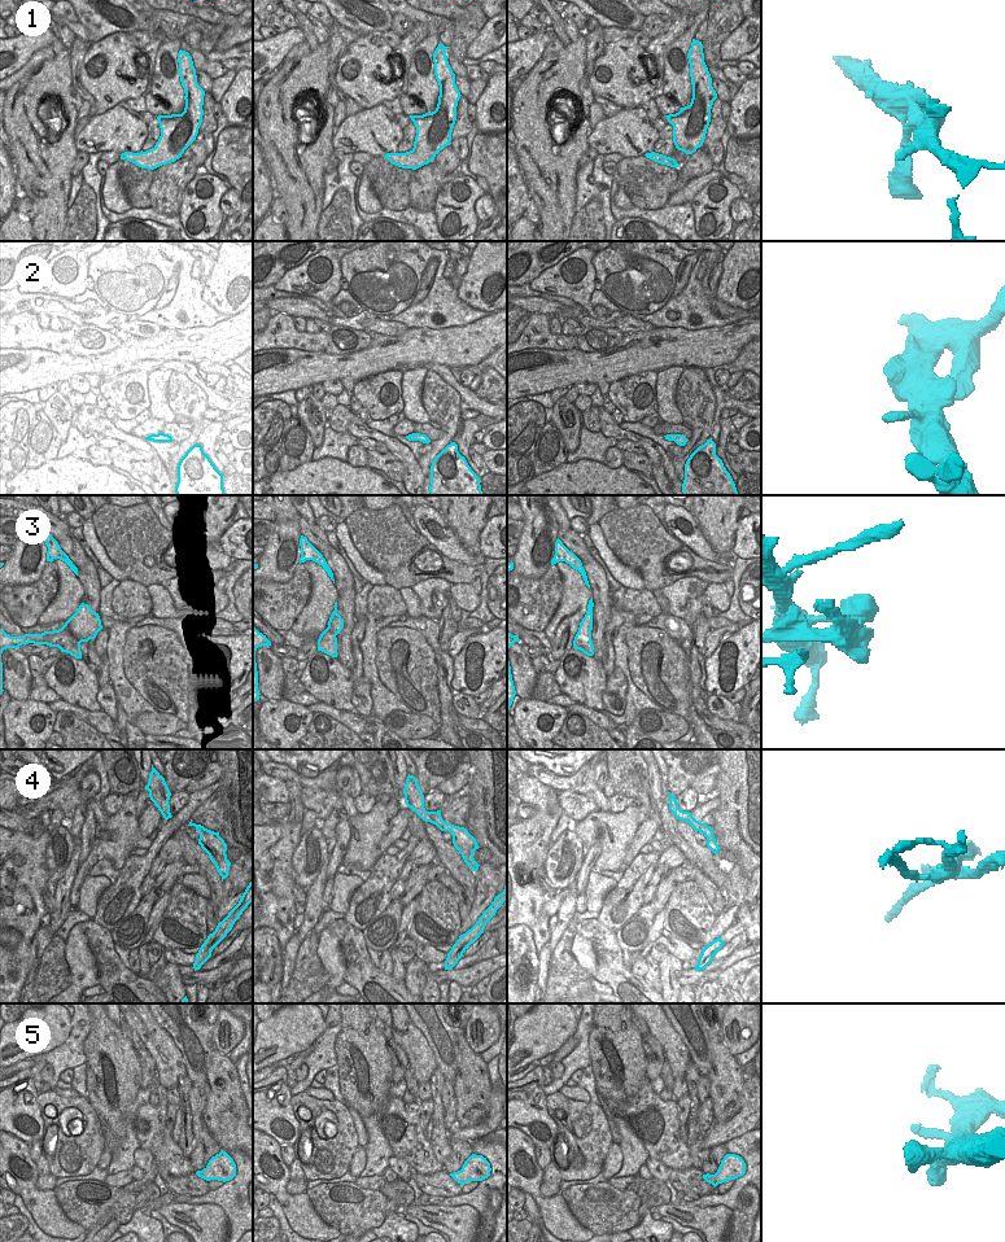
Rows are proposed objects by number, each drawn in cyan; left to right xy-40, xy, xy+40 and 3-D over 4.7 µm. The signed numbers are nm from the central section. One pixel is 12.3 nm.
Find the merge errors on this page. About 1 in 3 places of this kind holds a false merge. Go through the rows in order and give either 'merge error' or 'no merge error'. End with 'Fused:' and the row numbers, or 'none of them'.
1: no merge error
2: no merge error
3: merge error
4: merge error
5: no merge error
Fused: 3, 4

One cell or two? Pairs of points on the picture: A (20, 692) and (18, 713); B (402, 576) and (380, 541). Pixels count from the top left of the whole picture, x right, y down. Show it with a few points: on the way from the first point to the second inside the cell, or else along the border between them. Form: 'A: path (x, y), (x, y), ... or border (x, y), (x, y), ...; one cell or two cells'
A: border (27, 698), (13, 700); two cells
B: path (396, 567), (389, 550); one cell

